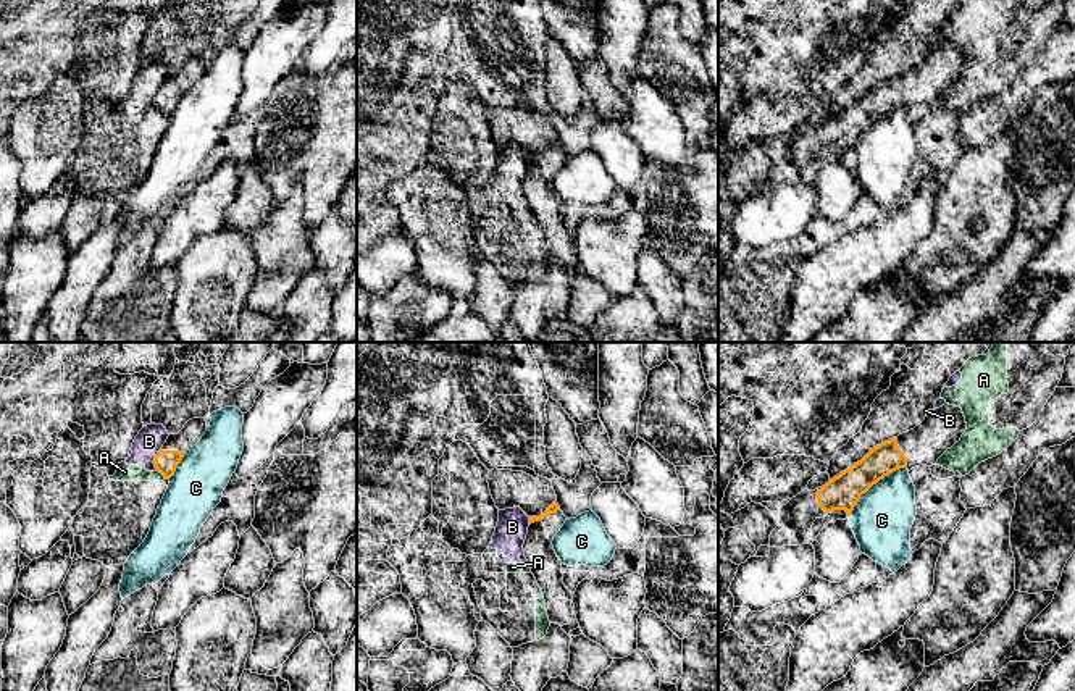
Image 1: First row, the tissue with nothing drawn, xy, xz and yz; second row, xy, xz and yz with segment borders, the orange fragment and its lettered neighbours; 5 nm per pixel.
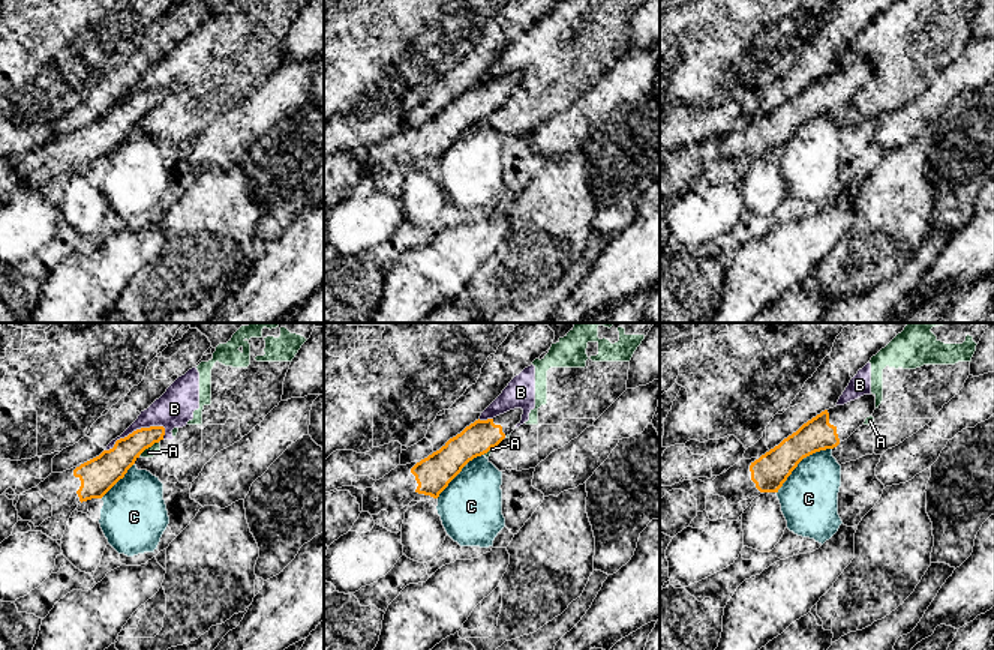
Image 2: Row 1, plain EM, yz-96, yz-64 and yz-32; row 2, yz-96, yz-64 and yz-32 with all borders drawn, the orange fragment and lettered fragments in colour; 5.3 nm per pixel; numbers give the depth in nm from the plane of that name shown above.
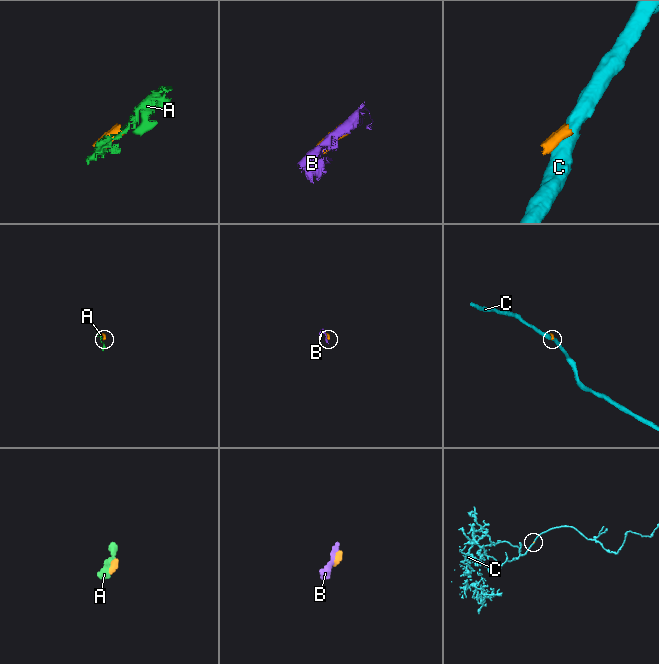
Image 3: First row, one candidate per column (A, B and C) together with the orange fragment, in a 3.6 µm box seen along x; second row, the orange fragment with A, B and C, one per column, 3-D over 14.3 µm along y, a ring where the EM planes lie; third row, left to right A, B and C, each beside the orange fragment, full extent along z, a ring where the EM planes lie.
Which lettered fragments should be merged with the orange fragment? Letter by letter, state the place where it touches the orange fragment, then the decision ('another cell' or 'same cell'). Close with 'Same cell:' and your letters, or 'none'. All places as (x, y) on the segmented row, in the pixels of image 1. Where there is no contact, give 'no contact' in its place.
A: meets orange in xy at (162, 473); another cell
B: meets orange in xy at (154, 460); another cell
C: meets orange in yz at (874, 483); another cell
Same cell: none

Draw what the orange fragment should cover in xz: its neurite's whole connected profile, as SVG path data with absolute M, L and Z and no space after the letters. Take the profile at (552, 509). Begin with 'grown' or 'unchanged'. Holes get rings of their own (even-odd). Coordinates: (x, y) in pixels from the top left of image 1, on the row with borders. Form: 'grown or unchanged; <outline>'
grown; M554 502L539 517L529 517L528 534L523 544L525 557L542 589L550 623L557 623L570 636L579 626L575 615L573 593L563 584L562 560L557 557L552 541L567 517Z

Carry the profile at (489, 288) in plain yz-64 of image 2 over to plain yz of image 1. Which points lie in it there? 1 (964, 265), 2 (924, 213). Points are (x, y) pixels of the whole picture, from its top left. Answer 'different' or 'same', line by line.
1: same
2: different

